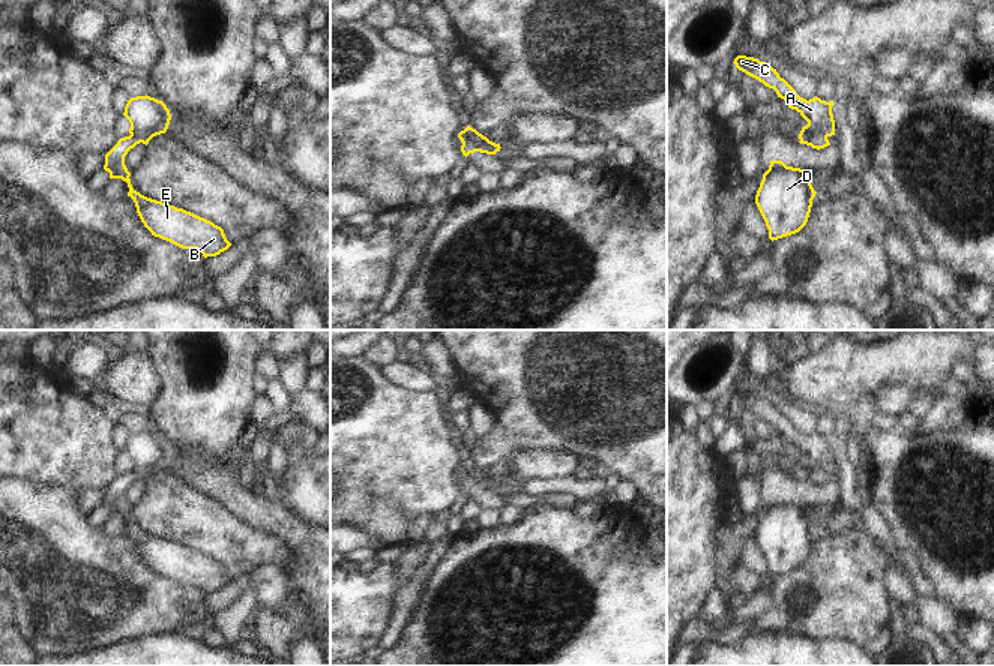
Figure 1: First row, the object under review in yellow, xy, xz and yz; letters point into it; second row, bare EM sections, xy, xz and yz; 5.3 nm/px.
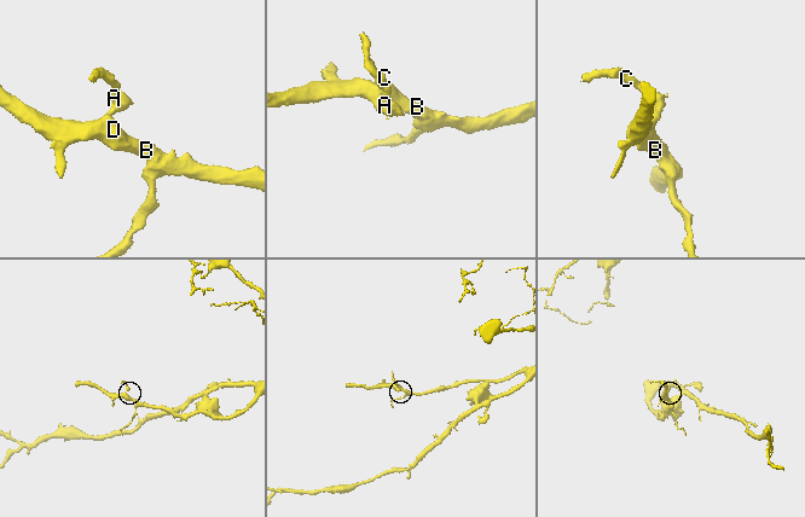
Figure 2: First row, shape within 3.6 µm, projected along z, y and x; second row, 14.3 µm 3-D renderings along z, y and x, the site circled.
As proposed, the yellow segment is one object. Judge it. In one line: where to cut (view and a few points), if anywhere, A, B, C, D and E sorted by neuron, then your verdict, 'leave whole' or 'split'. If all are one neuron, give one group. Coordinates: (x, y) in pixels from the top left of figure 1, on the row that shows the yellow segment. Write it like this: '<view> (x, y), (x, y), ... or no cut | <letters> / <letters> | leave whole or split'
yz (826, 135), (816, 134), (801, 140) | A C / B D E | split

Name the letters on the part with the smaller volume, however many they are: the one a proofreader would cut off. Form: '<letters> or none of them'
A, C

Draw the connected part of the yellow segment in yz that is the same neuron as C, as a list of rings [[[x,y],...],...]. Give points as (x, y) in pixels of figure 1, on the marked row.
[[[737,56],[733,63],[739,70],[758,80],[766,87],[773,88],[778,98],[787,102],[788,108],[796,110],[808,122],[808,124],[802,128],[799,140],[806,141],[815,134],[823,134],[824,136],[835,135],[833,100],[826,102],[817,96],[809,100],[800,98],[796,90],[779,76],[776,69],[758,58]]]

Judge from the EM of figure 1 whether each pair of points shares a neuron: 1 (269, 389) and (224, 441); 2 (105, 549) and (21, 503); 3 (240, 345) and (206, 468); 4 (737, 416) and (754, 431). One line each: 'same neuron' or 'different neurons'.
1: different neurons
2: same neuron
3: different neurons
4: same neuron

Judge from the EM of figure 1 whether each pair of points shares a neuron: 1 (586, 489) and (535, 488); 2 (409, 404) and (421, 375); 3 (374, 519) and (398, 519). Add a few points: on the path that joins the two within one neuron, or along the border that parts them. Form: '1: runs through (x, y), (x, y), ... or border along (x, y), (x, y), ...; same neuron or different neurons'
1: runs through (574, 486), (547, 486); same neuron
2: border along (383, 374), (410, 389), (443, 390); different neurons
3: runs through (380, 519), (392, 519); same neuron

